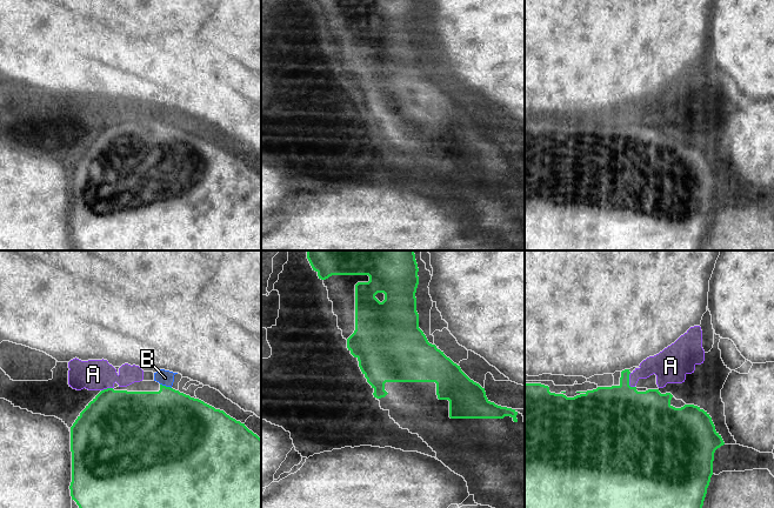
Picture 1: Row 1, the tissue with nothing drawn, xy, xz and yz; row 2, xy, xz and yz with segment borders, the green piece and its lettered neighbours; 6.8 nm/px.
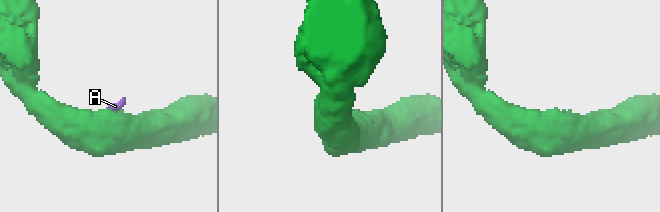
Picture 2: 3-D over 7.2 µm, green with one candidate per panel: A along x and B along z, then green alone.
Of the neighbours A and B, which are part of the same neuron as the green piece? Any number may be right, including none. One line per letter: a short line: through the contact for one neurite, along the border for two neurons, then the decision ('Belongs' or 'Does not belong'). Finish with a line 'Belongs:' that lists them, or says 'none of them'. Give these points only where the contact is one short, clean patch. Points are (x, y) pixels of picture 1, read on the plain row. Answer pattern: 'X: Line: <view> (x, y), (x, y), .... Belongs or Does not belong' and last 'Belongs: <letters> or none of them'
A: Line: yz (631, 109), (629, 121), (634, 124). Does not belong
B: Line: xy (160, 120), (171, 125). Does not belong
Belongs: none of them

